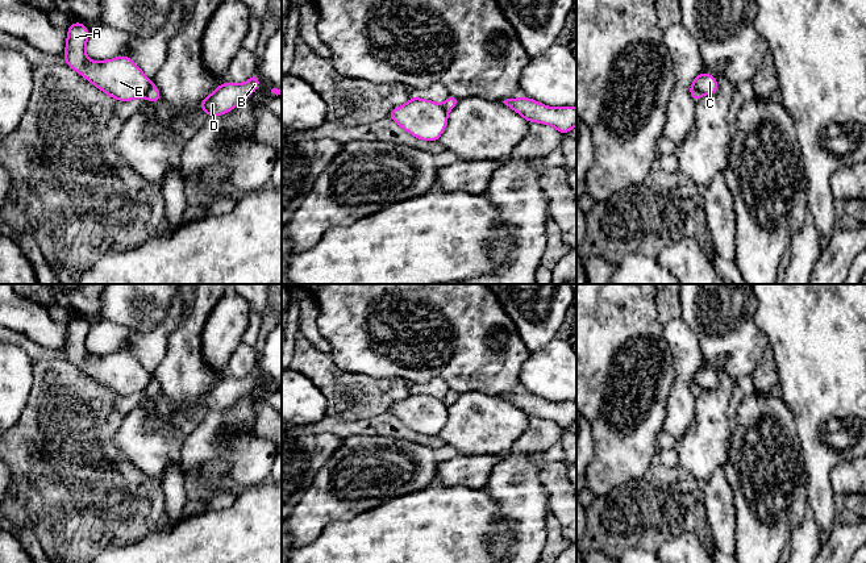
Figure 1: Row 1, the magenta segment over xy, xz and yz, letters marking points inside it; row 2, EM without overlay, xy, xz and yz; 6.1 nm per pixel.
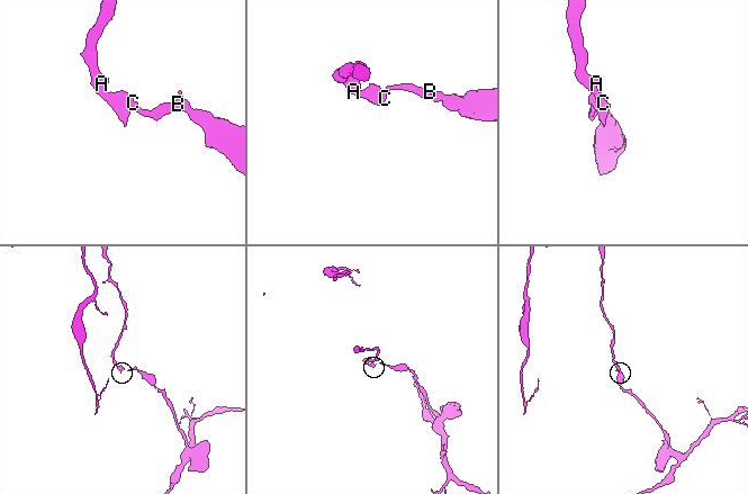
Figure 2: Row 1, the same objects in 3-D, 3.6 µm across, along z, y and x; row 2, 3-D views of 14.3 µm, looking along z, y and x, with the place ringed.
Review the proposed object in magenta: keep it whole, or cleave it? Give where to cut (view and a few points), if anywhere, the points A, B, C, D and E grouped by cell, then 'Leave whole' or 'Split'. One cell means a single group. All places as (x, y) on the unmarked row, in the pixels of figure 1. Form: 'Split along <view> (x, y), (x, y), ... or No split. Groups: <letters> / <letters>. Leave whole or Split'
Split along xy (153, 379), (145, 390). Groups: A C E / B D. Split

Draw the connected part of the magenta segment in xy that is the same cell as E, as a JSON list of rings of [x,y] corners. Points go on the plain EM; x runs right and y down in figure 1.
[[[79,316],[67,324],[63,349],[66,359],[118,396],[145,392],[153,375],[147,374],[141,363],[125,350],[103,356],[89,356],[86,350],[88,331],[89,325]]]

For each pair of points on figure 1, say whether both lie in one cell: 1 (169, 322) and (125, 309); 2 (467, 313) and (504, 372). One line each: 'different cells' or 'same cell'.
1: different cells
2: same cell

